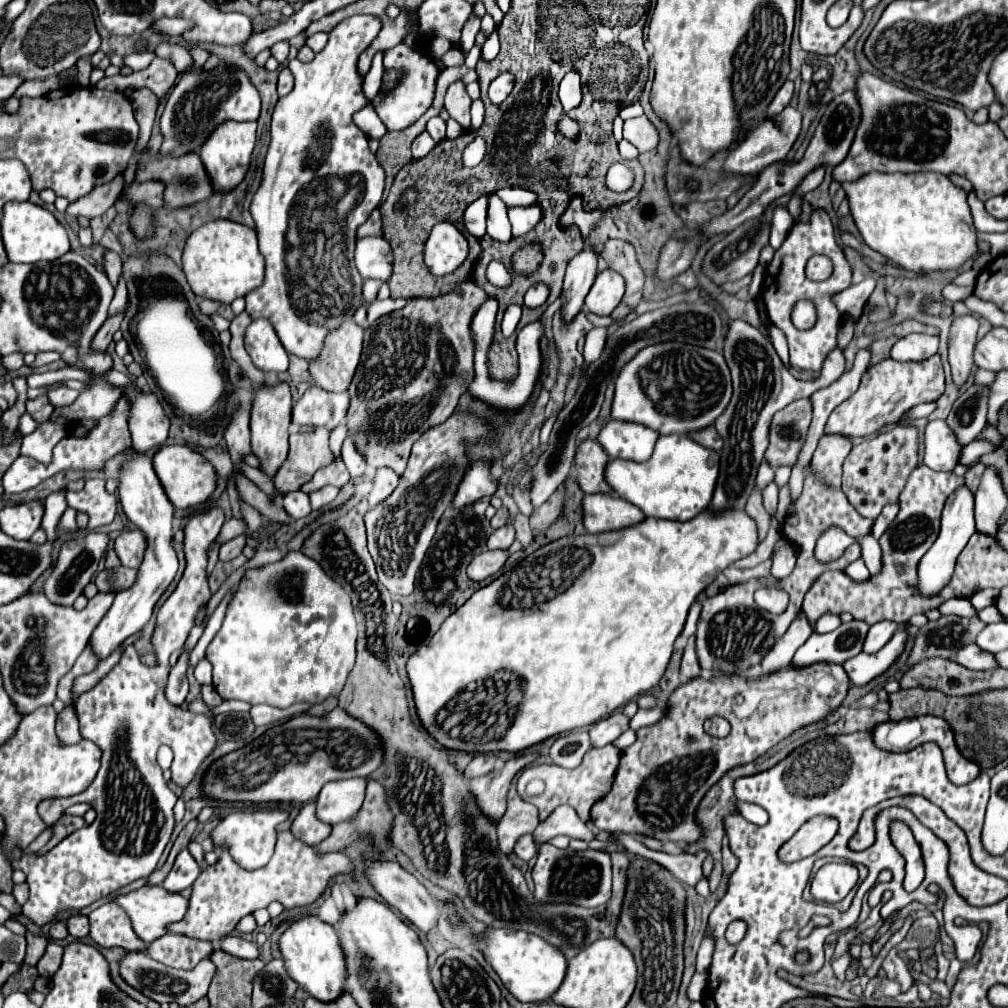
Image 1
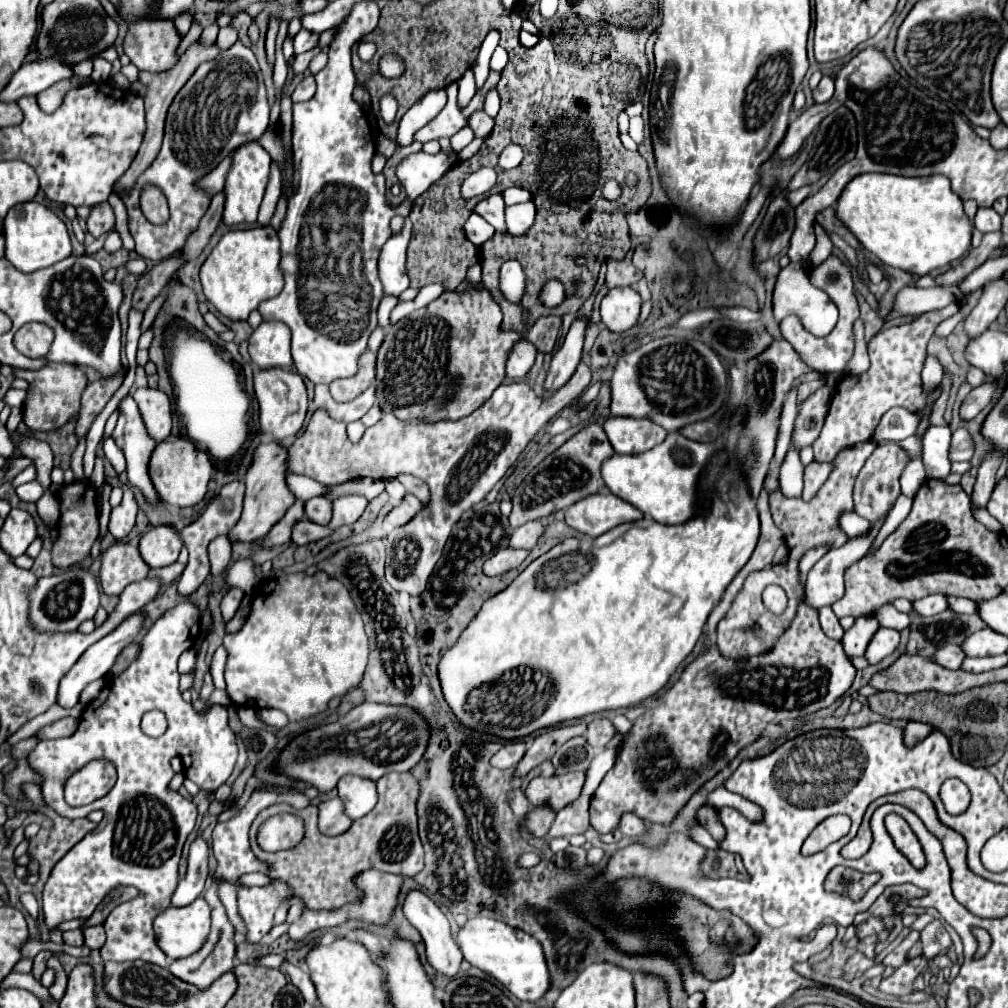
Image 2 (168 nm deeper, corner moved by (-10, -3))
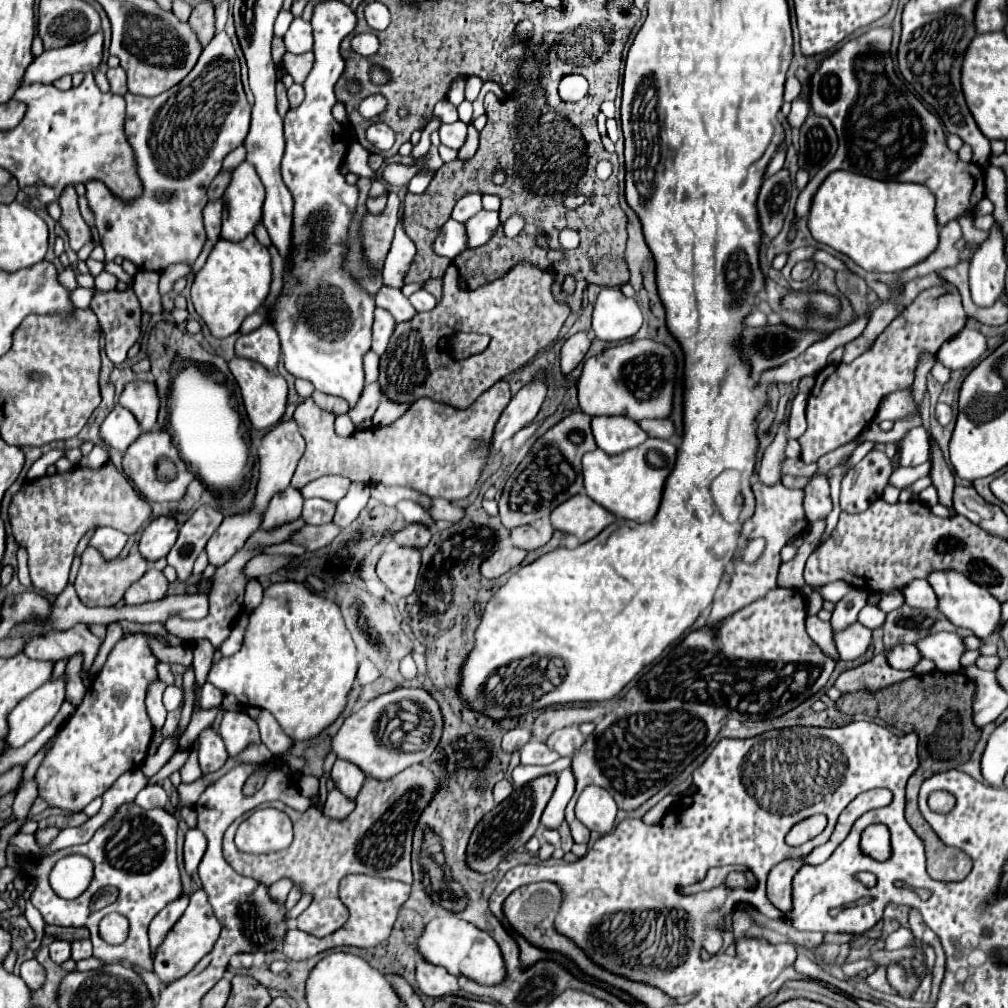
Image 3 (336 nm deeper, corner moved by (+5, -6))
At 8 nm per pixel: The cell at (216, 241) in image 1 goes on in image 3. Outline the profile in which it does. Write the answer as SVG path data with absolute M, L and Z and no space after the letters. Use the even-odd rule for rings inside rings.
M255 235L245 237L243 241L219 239L207 257L207 263L195 273L191 285L191 301L195 311L207 323L209 331L223 339L231 333L237 333L243 319L255 313L271 287L271 257L265 245L261 245Z

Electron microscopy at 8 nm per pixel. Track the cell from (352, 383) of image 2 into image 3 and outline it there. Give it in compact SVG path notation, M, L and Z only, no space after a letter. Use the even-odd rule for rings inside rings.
M313 393L311 397L321 409L327 409L327 411L331 411L335 415L343 415L349 409L349 405L347 405L347 401L343 397L333 397L333 395L325 395L325 393Z

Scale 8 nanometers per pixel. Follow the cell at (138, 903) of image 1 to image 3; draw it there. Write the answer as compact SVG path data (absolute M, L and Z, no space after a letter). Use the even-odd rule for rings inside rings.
M199 889L197 893L191 895L187 911L181 915L177 925L173 925L173 929L169 931L169 937L165 937L165 941L161 943L161 949L157 949L157 953L155 953L155 973L159 975L159 979L163 983L171 983L171 981L183 977L187 971L191 971L193 965L205 953L211 951L213 943L219 937L219 931L221 931L221 923L213 915L211 905L207 903L207 895Z

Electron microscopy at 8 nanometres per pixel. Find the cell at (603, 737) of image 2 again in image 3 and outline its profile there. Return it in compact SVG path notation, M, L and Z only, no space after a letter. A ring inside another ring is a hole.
M579 727L559 729L559 731L555 731L555 733L547 739L547 745L549 745L551 749L555 749L561 757L567 757L567 755L577 753L577 749L581 749L583 743L585 743L585 735L579 731Z

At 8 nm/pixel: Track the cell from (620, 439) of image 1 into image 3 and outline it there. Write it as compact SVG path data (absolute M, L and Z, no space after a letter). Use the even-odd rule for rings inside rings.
M593 417L591 429L597 447L607 455L619 455L649 439L649 435L639 429L639 423L629 417Z

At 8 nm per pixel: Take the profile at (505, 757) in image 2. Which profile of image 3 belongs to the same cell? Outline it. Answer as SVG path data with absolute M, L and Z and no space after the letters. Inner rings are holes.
M517 727L517 729L511 729L511 731L507 731L507 733L503 735L501 745L503 745L503 751L505 751L505 753L513 753L513 751L521 749L529 739L531 739L531 731Z

